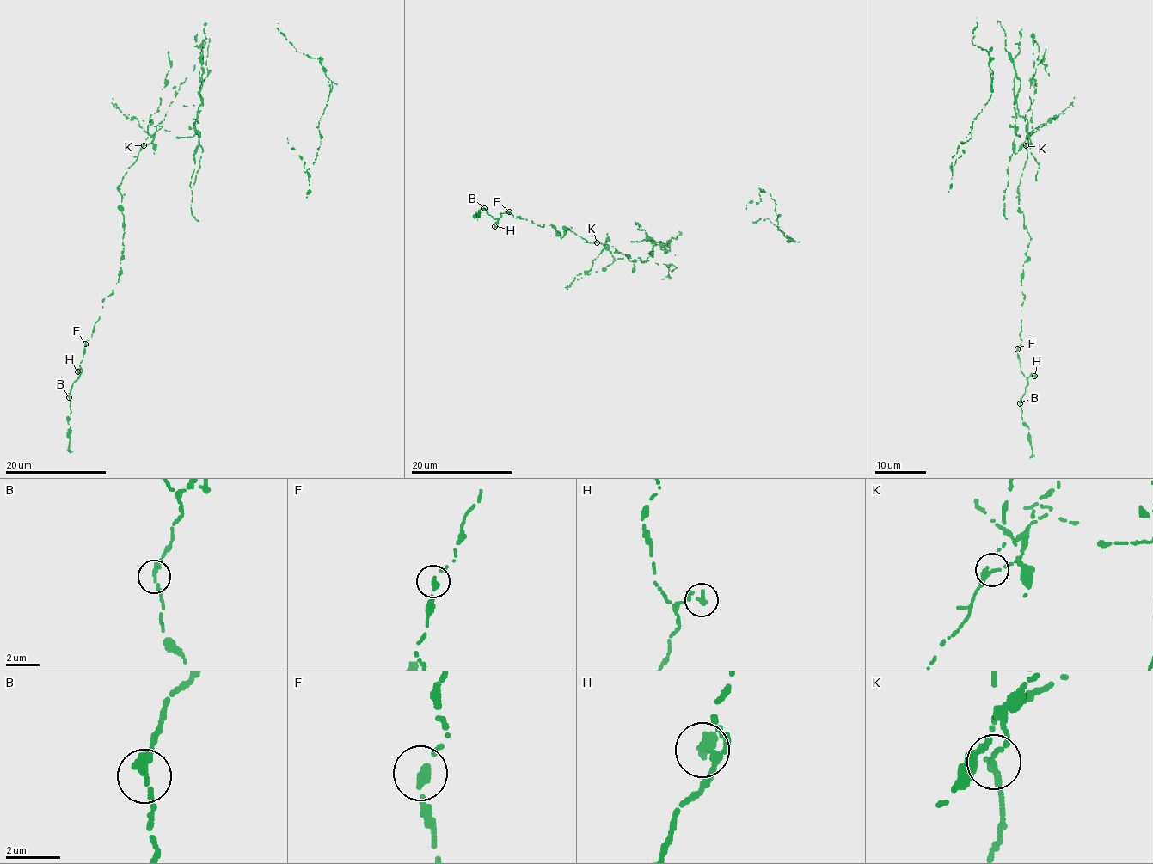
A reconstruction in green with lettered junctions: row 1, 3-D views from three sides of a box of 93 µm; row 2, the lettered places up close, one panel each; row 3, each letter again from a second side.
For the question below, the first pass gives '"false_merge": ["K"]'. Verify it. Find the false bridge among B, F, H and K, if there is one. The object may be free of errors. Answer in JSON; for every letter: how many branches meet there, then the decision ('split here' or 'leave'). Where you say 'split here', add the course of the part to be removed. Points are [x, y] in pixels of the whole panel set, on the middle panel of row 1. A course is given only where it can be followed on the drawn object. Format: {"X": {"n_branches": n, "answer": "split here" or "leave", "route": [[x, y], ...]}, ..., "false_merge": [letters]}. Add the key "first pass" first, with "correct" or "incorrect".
{"first pass": "correct", "B": {"n_branches": 2, "answer": "leave"}, "F": {"n_branches": 2, "answer": "leave"}, "H": {"n_branches": 2, "answer": "leave"}, "K": {"n_branches": 2, "answer": "split here"}, "false_merge": ["K"]}

